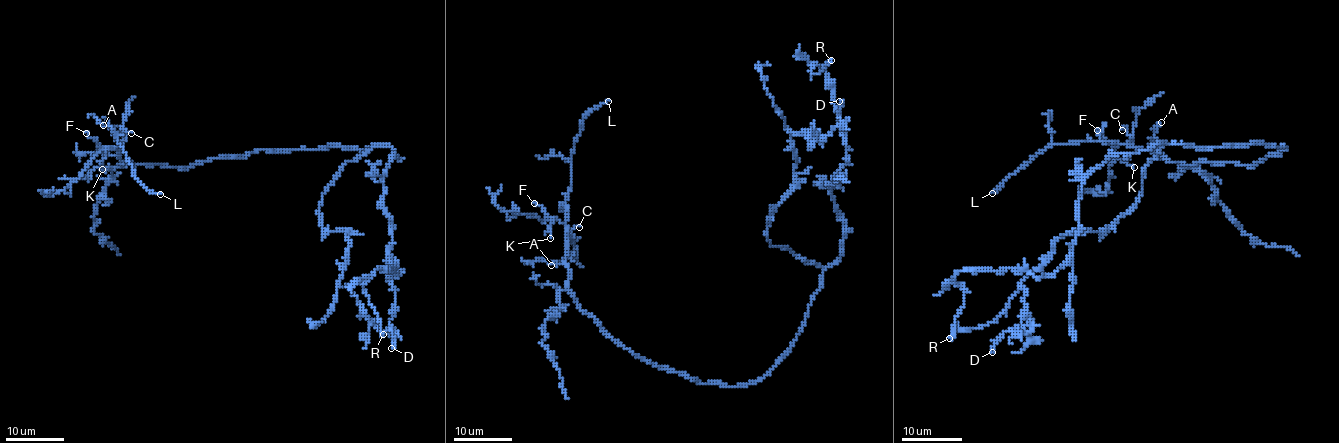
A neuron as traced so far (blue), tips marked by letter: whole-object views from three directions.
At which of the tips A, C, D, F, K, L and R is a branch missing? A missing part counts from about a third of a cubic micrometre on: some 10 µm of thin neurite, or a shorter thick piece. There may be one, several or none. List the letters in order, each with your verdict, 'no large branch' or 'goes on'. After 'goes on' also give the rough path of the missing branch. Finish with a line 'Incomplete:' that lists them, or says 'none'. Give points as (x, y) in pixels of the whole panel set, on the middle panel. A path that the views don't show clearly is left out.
A: no large branch
C: no large branch
D: no large branch
F: goes on | (534, 203), (534, 194), (525, 175), (532, 170), (528, 131), (531, 127), (525, 107)
K: no large branch
L: goes on
R: no large branch
Incomplete: F, L

